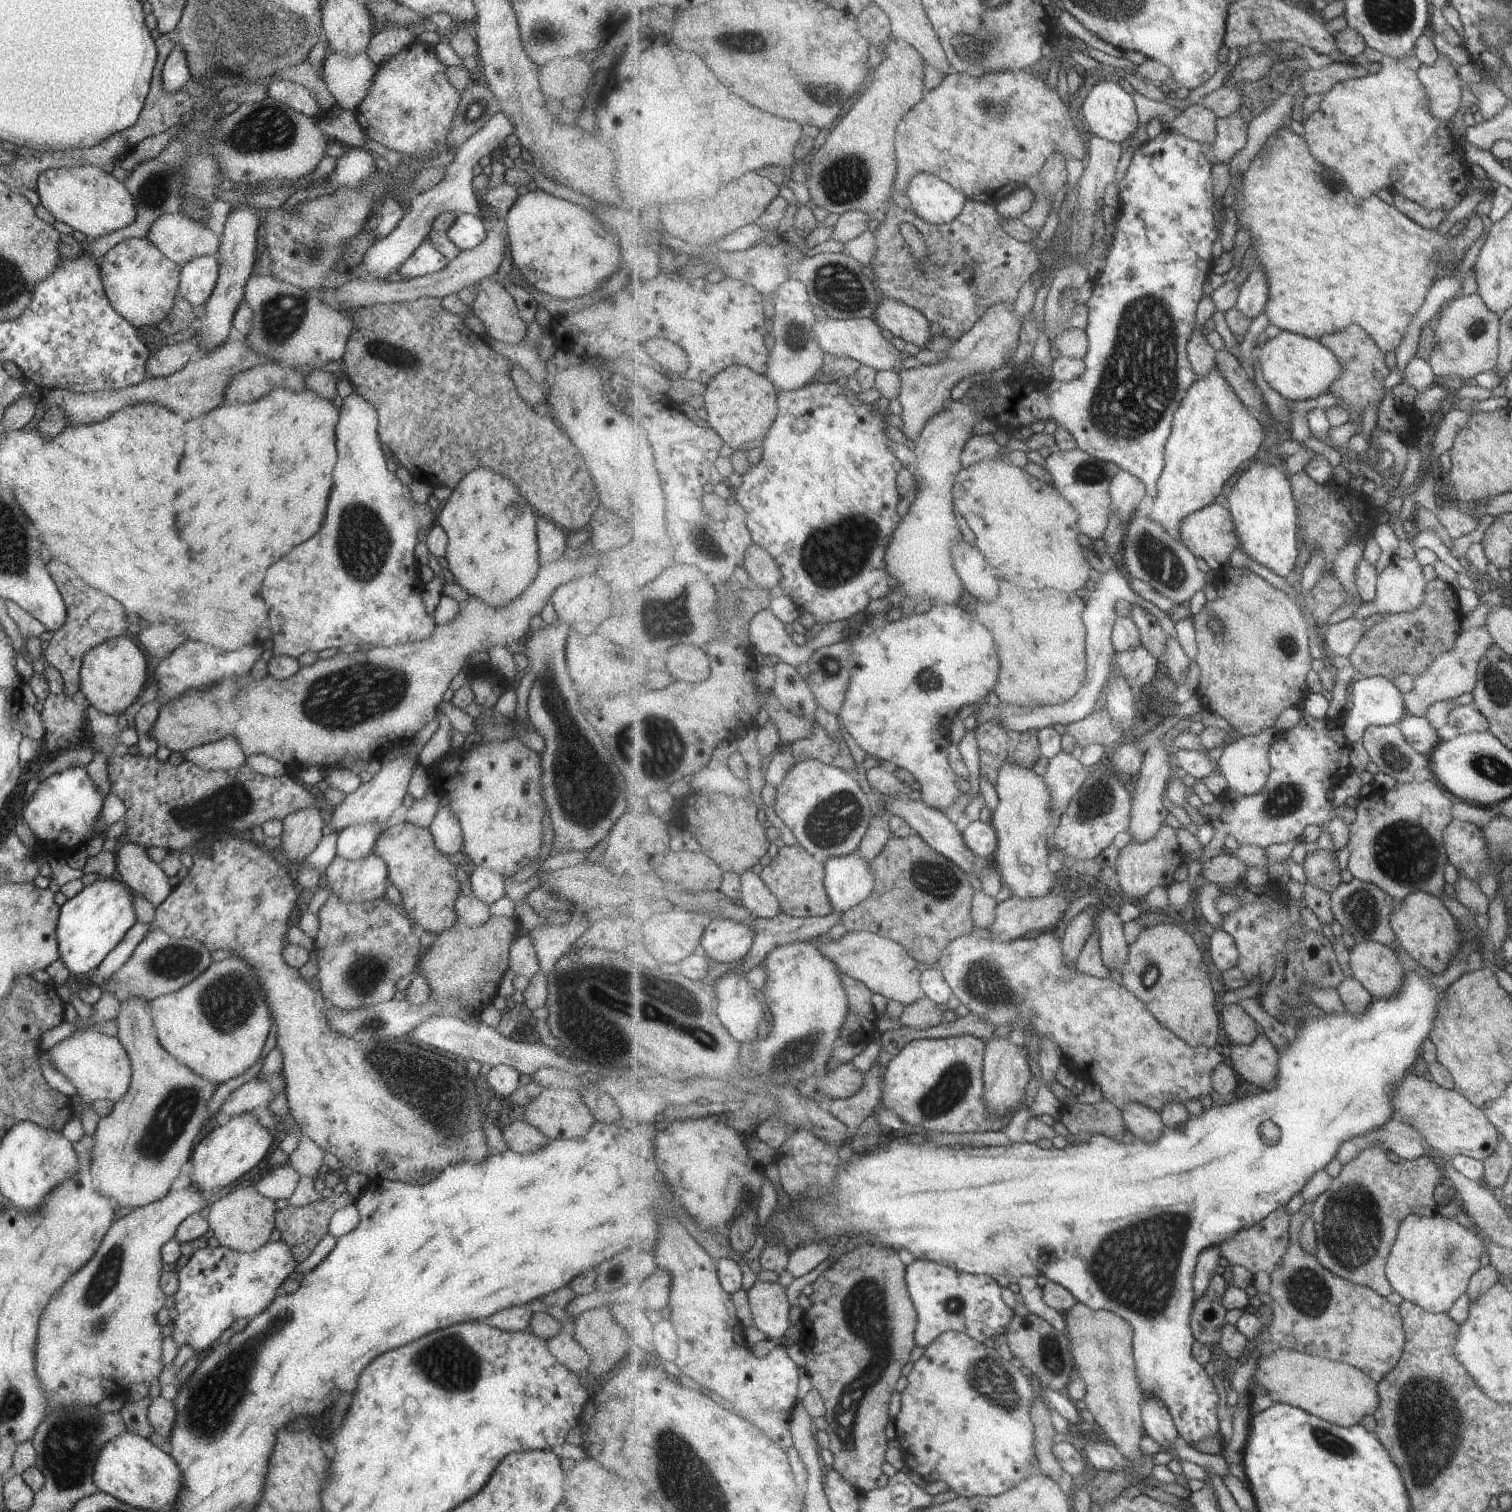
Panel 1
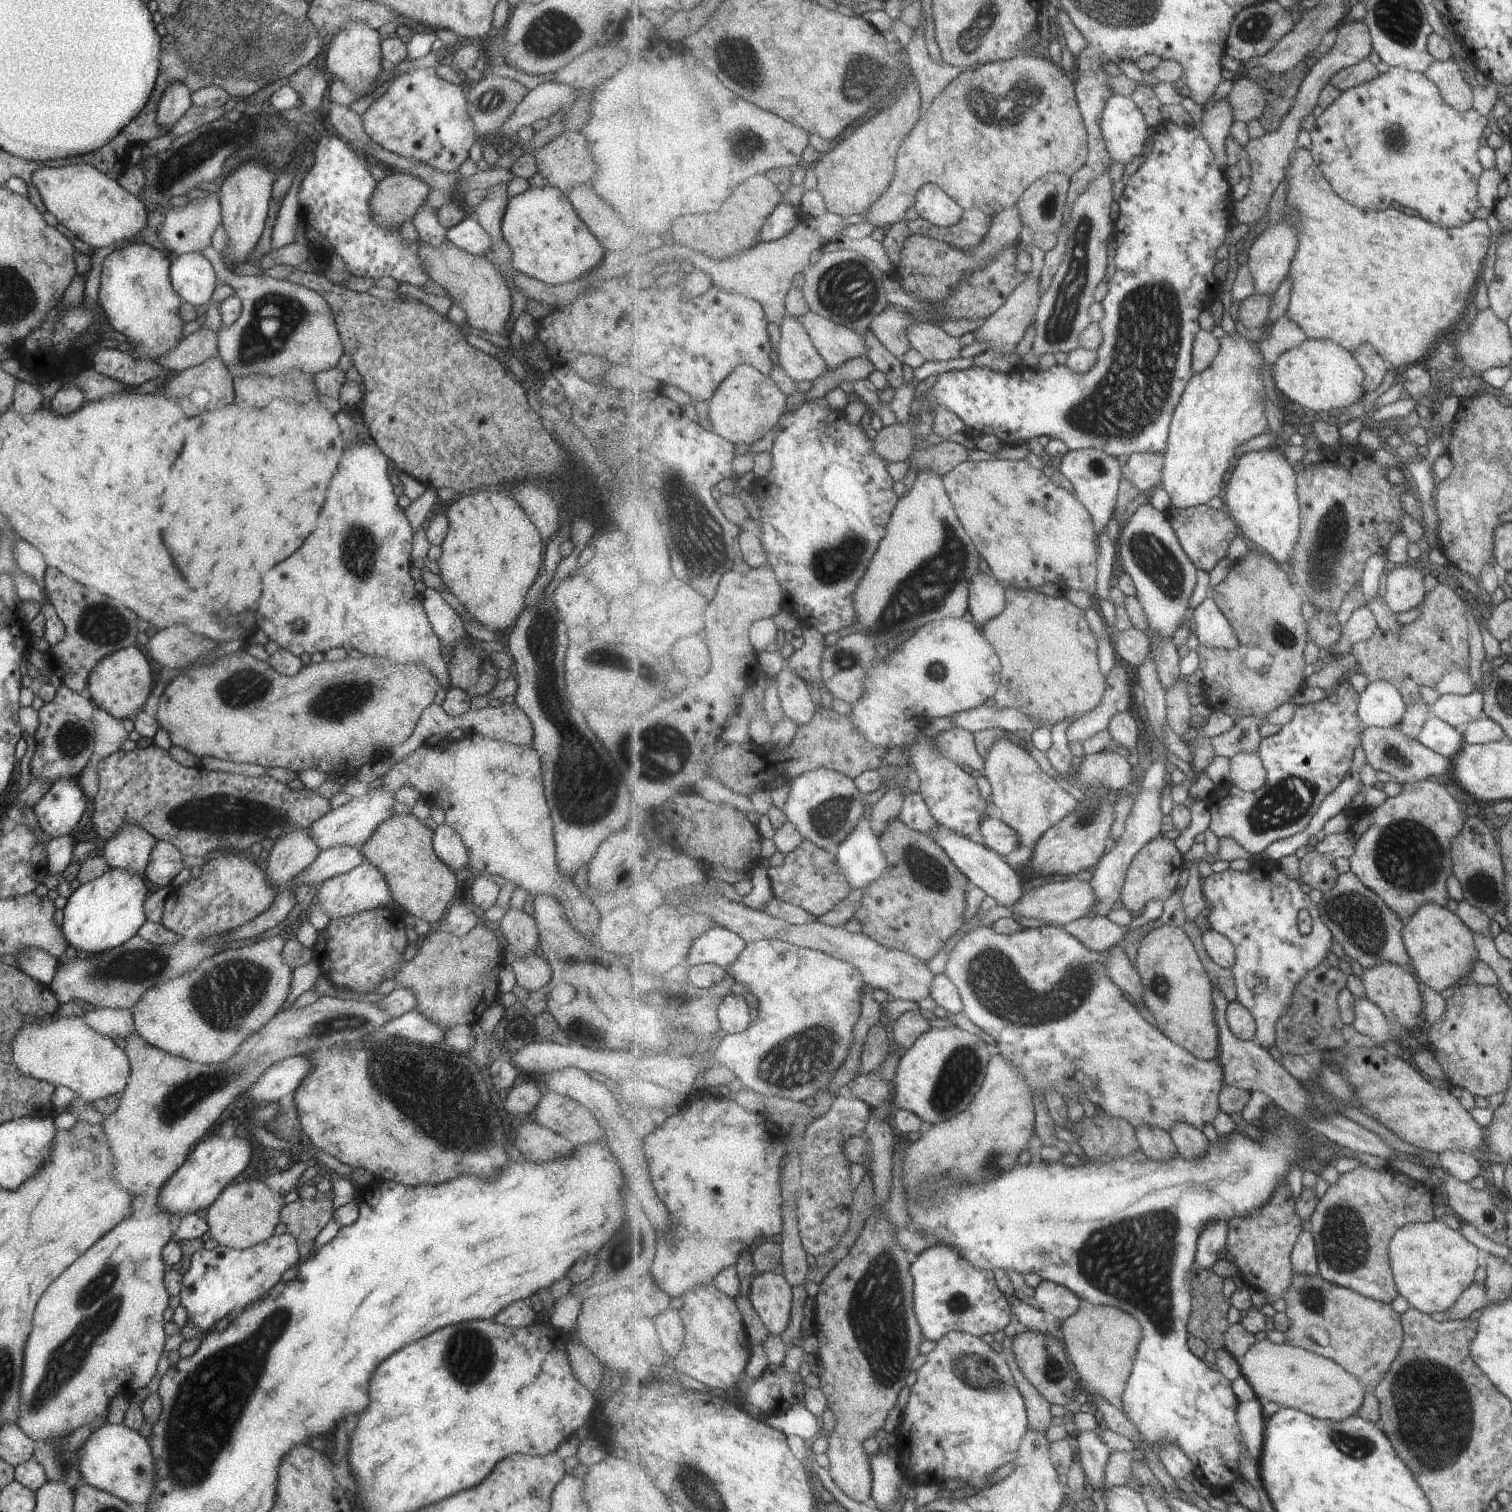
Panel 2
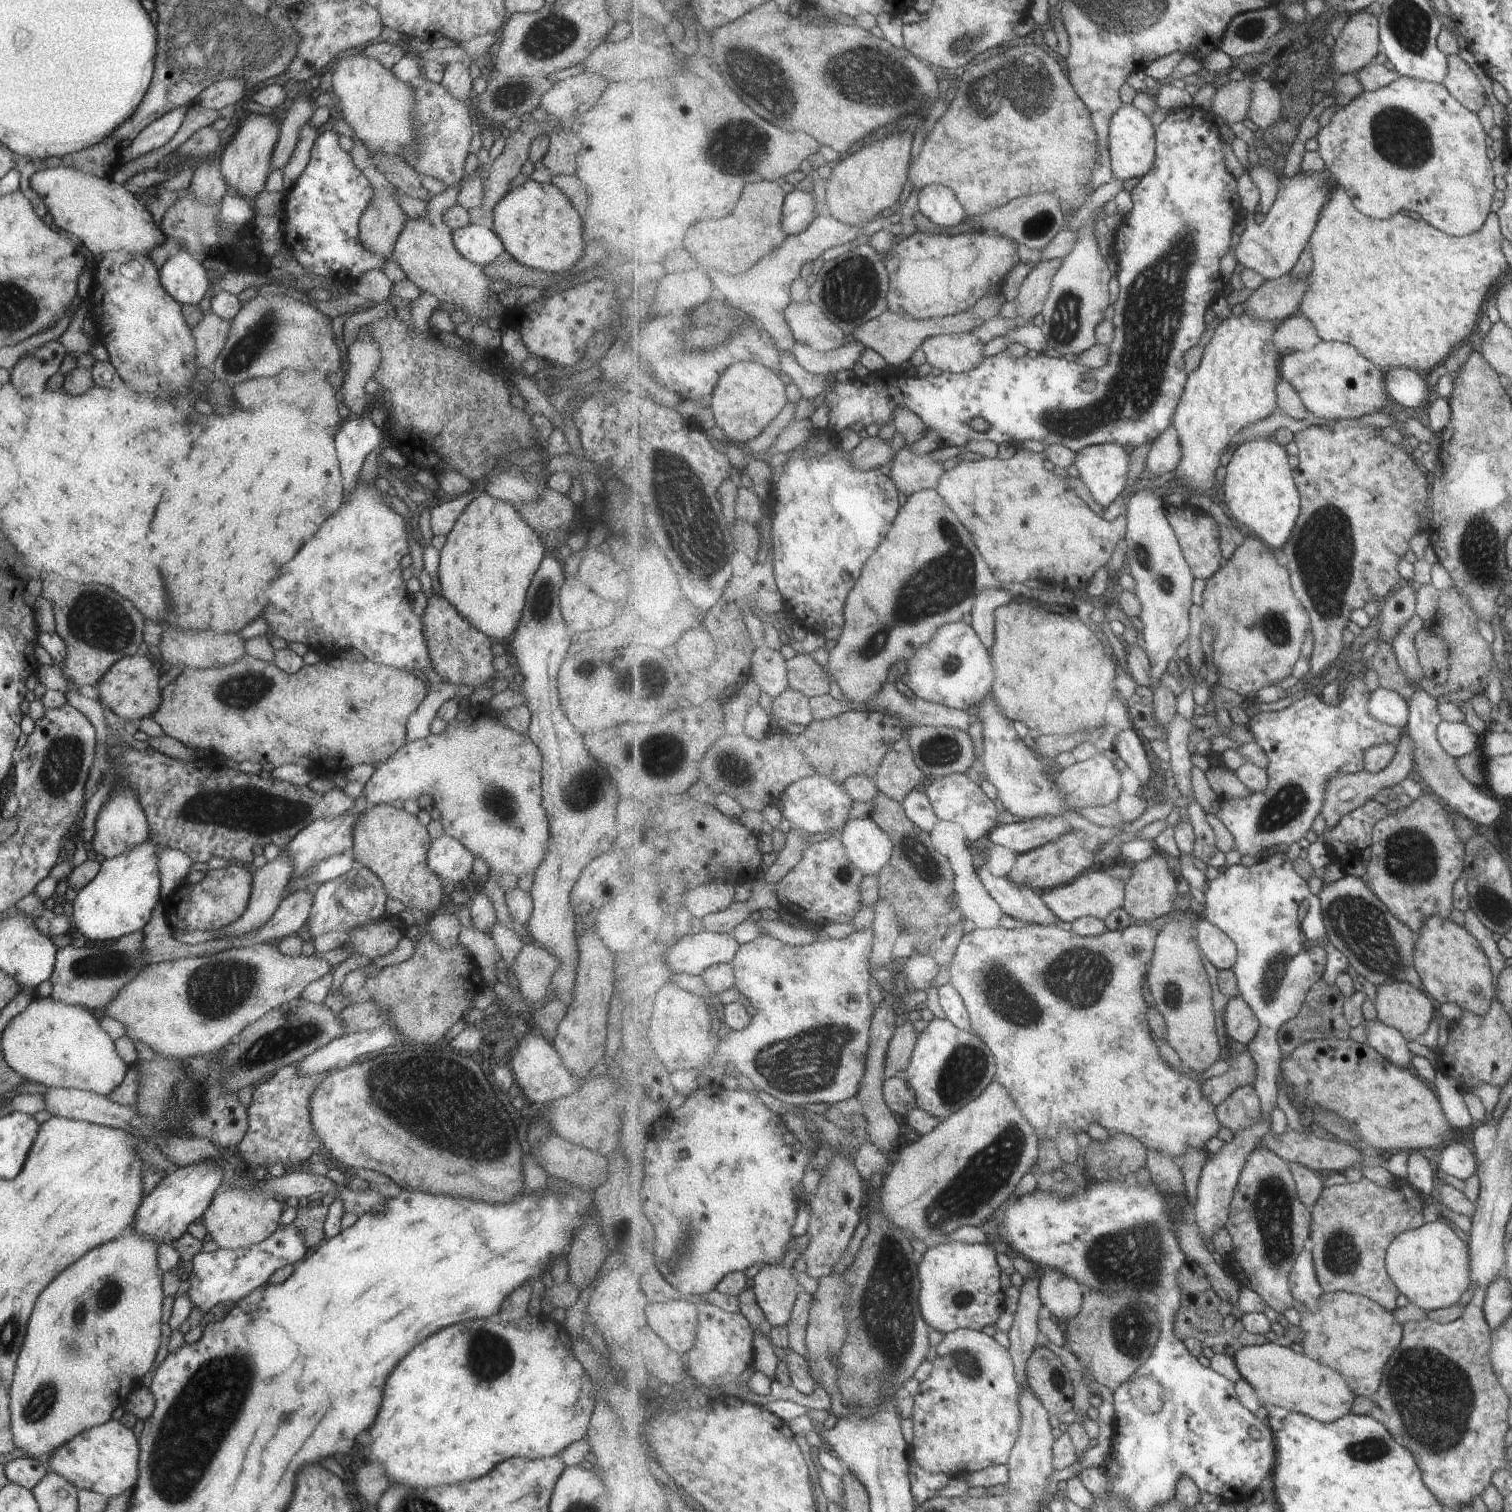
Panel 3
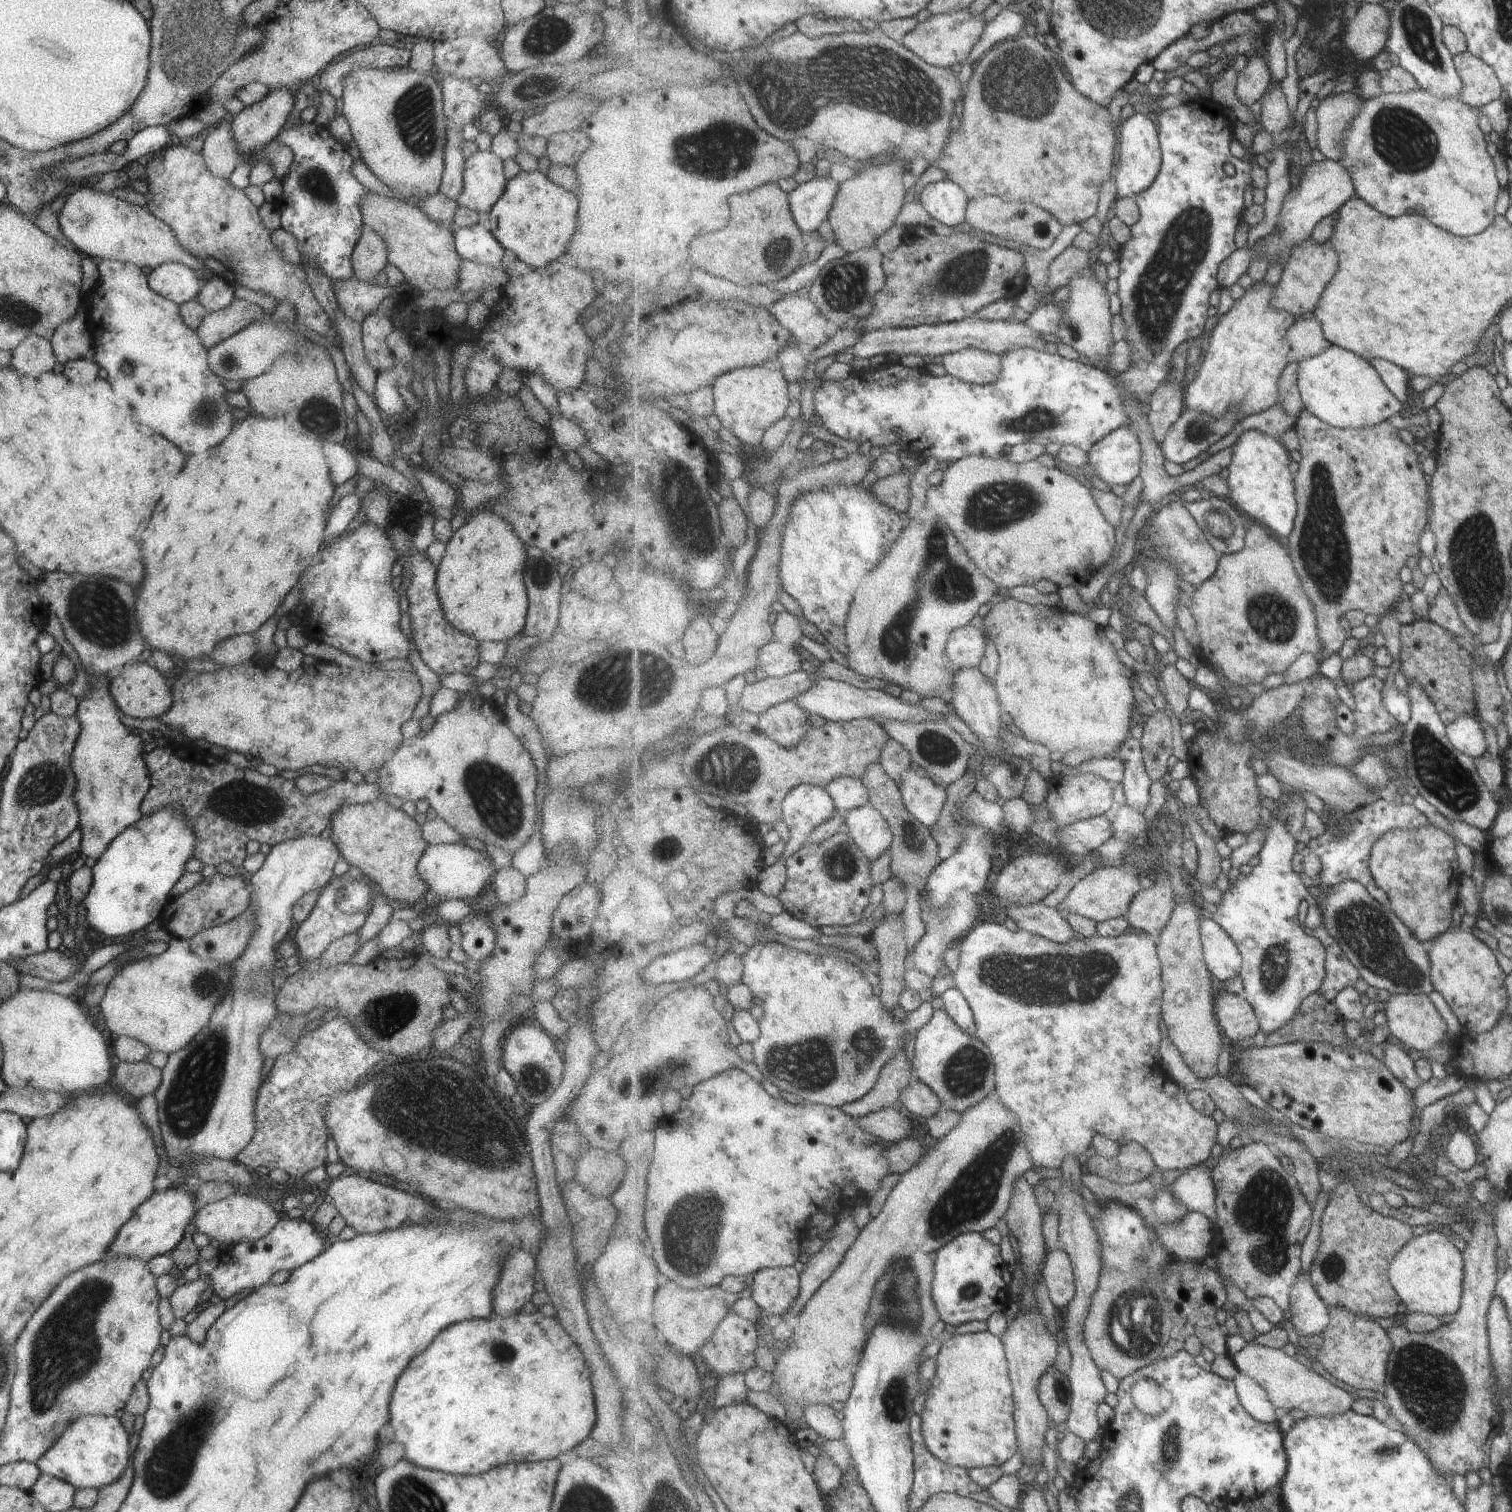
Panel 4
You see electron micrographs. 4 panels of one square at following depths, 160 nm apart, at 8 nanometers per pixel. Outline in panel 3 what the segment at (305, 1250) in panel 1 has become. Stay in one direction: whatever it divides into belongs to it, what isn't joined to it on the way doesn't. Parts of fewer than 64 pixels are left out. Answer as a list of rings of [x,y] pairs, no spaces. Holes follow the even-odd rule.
[[[317,1204],[314,1208],[296,1207],[296,1217],[292,1223],[299,1229],[305,1246],[317,1247],[324,1238],[324,1225],[328,1206]]]

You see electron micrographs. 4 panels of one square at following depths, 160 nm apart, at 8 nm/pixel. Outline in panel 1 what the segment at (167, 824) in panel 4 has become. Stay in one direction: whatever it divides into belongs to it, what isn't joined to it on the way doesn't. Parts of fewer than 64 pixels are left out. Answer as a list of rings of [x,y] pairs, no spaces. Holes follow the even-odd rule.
[[[116,876],[104,880],[96,880],[83,887],[77,894],[68,898],[59,906],[58,921],[56,924],[56,943],[59,959],[71,974],[85,974],[95,968],[101,959],[123,938],[125,932],[136,922],[135,911],[132,905],[132,896],[129,888],[118,880]]]

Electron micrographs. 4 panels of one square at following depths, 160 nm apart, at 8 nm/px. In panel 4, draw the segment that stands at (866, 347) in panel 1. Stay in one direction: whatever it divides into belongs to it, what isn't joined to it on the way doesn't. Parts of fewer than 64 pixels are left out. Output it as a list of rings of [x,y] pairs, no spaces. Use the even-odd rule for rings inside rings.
[[[791,293],[779,299],[768,310],[796,336],[802,351],[809,353],[827,342],[828,318],[811,299]]]

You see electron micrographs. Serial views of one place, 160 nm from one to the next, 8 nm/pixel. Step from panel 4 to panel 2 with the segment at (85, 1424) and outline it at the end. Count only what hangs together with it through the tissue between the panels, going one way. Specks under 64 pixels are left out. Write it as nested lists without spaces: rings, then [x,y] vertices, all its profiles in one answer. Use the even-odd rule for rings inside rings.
[[[104,1422],[89,1434],[76,1452],[80,1484],[92,1486],[126,1503],[147,1502],[155,1484],[154,1460],[146,1438],[138,1431],[129,1430],[122,1422],[116,1425]]]

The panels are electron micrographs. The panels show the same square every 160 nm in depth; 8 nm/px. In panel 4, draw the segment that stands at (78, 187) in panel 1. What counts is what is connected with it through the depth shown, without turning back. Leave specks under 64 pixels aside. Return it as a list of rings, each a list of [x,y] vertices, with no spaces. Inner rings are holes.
[[[91,184],[68,195],[57,217],[66,244],[96,261],[111,259],[152,269],[163,263],[181,263],[190,269],[201,270],[207,276],[206,281],[215,275],[200,259],[186,253],[178,245],[169,226],[153,216],[147,208],[126,203],[109,192],[97,192],[91,188]]]

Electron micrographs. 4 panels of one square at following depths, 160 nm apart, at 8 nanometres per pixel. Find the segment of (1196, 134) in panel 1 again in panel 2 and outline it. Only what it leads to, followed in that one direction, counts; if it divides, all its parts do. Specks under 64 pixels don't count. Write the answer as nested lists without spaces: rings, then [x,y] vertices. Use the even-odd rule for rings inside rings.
[[[1227,96],[1216,101],[1215,106],[1202,117],[1204,137],[1211,143],[1217,162],[1222,171],[1227,170],[1227,152],[1225,152],[1225,138],[1231,133],[1236,116],[1234,108]]]

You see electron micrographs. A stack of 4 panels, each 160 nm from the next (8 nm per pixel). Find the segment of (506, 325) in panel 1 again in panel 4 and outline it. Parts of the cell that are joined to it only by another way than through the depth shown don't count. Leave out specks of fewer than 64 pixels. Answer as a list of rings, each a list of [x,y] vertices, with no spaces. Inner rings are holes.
[[[365,191],[358,205],[362,218],[361,224],[376,232],[383,239],[386,248],[386,262],[402,272],[404,276],[403,282],[411,286],[413,291],[418,290],[420,293],[425,293],[433,288],[435,290],[455,288],[458,281],[458,266],[462,260],[455,250],[451,230],[427,218],[416,206],[399,199],[390,199],[379,193]]]

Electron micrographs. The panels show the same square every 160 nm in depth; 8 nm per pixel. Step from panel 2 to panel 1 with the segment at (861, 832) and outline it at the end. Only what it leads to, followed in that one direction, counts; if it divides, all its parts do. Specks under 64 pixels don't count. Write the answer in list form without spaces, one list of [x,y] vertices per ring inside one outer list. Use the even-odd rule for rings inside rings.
[[[860,852],[831,857],[826,866],[825,886],[834,910],[845,914],[865,902],[876,889],[872,866]]]

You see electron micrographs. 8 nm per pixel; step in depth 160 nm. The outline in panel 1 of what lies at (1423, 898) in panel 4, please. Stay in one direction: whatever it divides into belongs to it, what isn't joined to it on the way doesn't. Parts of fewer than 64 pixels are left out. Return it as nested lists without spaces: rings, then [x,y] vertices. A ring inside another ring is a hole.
[[[1431,781],[1396,783],[1391,790],[1377,789],[1370,796],[1360,799],[1357,807],[1356,821],[1350,826],[1350,853],[1348,869],[1354,878],[1373,883],[1392,896],[1398,904],[1413,893],[1424,892],[1439,896],[1443,893],[1443,865],[1448,862],[1443,841],[1442,830],[1451,822],[1451,802],[1441,794],[1437,784]]]

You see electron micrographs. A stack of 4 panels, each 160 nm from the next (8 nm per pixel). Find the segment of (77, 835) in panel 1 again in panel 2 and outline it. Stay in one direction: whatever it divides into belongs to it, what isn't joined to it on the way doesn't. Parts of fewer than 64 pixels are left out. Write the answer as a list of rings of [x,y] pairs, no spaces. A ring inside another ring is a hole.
[[[76,778],[52,782],[33,806],[38,826],[48,839],[68,835],[88,805],[76,783]]]

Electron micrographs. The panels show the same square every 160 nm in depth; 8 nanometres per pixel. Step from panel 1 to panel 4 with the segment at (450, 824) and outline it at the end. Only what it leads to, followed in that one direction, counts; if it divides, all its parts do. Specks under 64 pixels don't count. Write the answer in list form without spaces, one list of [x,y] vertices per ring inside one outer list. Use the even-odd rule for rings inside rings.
[[[459,843],[428,844],[416,862],[417,874],[423,879],[432,901],[462,899],[472,903],[493,874],[491,858],[481,851]]]

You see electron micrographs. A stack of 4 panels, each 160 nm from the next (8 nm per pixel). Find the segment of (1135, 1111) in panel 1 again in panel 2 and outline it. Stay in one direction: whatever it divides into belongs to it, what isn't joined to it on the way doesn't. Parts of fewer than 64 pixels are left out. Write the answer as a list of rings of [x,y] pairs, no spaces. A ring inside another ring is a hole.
[[[1143,1125],[1137,1129],[1136,1135],[1142,1152],[1155,1162],[1164,1163],[1178,1155],[1178,1148],[1171,1133],[1162,1128]]]

